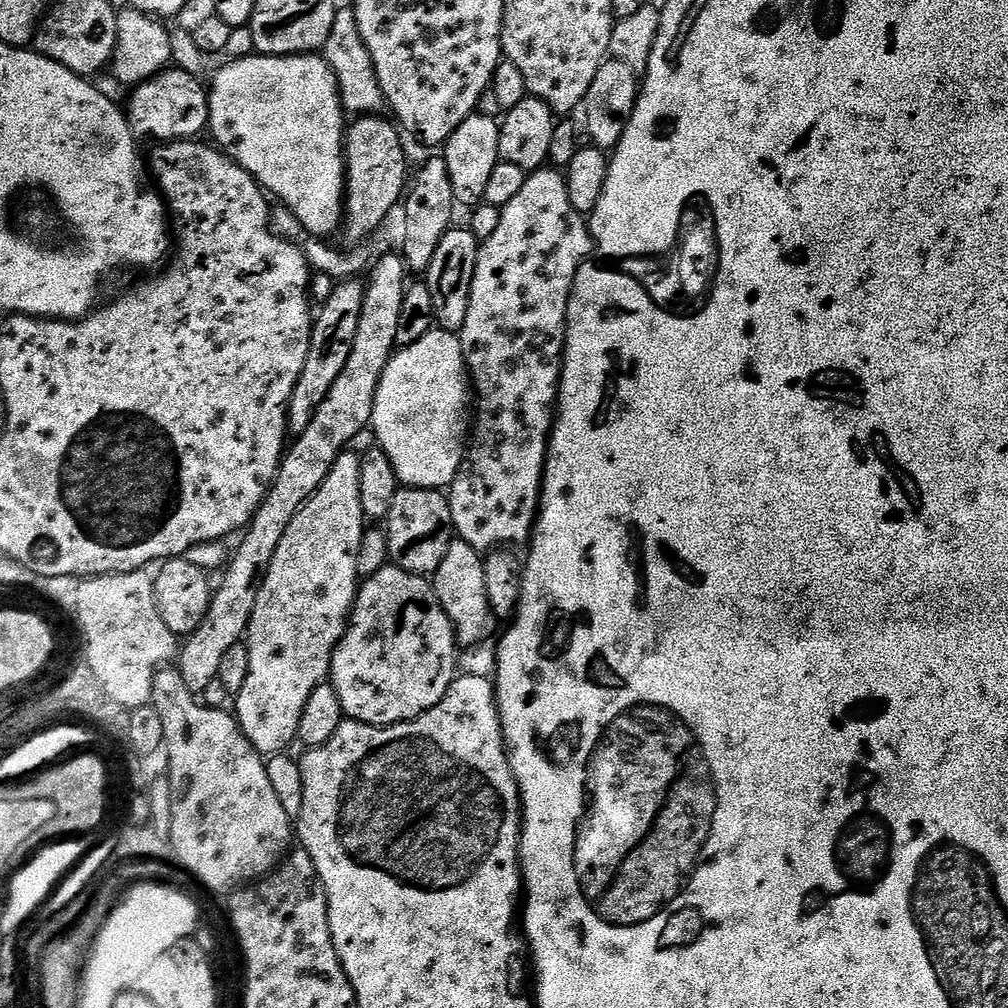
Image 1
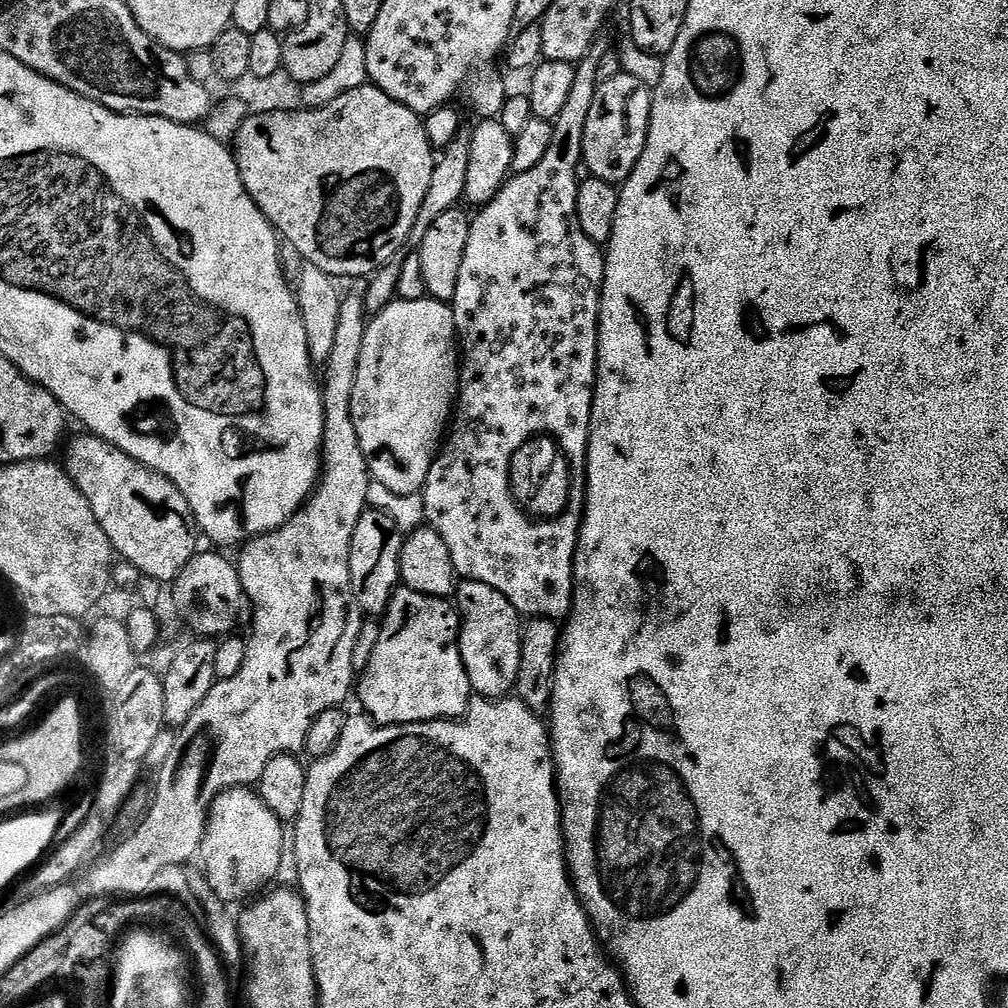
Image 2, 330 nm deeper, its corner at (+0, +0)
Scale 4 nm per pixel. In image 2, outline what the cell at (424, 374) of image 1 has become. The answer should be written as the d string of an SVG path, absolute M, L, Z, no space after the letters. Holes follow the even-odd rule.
M397 298L367 321L354 378L352 417L371 479L398 495L414 495L424 487L430 466L446 436L458 395L460 360L451 307L445 301Z

